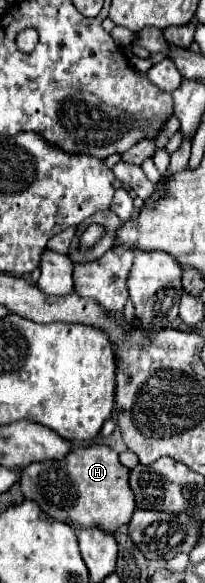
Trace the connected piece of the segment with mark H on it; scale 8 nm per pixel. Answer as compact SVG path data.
M92 445L86 449L72 449L62 461L32 463L20 473L20 489L26 499L36 501L44 513L68 523L74 529L100 525L114 533L120 525L130 521L136 503L128 487L128 467L118 461L118 453L106 445Z

